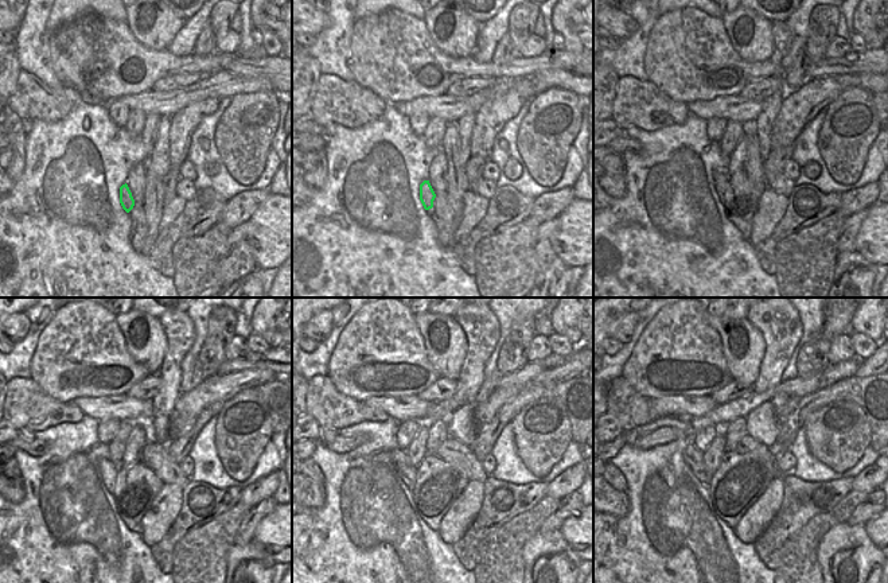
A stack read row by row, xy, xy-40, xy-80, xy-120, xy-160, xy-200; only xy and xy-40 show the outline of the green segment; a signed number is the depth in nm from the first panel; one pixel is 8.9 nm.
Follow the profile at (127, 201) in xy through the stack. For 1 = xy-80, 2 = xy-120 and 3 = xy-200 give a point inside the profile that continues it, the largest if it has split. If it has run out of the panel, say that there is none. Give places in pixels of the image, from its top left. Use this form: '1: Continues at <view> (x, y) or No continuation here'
1: Continues at xy-80 (721, 177)
2: Continues at xy-120 (113, 478)
3: Continues at xy-200 (693, 458)

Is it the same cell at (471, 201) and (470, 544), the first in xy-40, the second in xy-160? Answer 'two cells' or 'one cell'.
two cells

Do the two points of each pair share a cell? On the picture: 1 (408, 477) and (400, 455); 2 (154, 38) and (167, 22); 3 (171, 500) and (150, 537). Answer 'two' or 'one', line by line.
1: one
2: one
3: one

